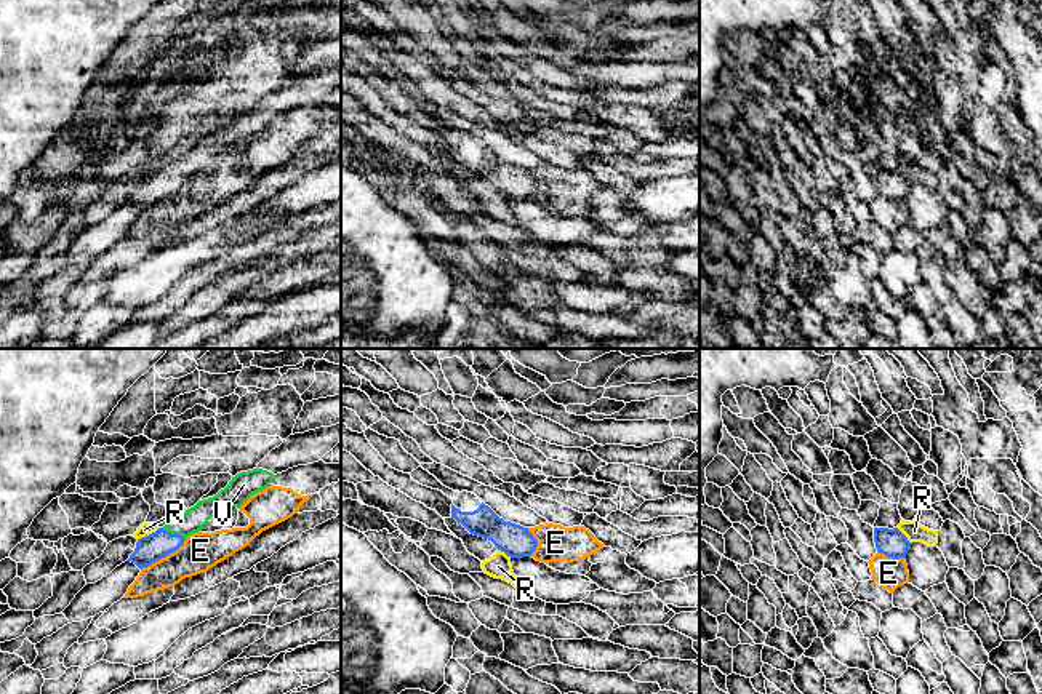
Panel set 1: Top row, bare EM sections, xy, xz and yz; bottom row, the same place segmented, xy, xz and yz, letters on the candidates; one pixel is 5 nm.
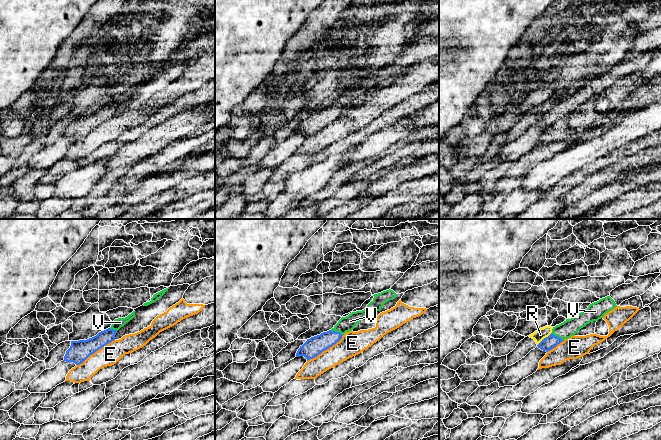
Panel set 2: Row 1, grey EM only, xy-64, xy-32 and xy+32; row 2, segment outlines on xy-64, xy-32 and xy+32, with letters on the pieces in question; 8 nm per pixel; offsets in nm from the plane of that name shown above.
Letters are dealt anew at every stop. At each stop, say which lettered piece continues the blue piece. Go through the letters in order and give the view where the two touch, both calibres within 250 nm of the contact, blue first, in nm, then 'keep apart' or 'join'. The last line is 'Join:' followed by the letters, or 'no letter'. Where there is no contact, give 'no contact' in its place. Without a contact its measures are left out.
E: xy | 140/190 nm | keep apart
R: xy | 140/70 nm | keep apart
V: xy | 140/120 nm | join
Join: V

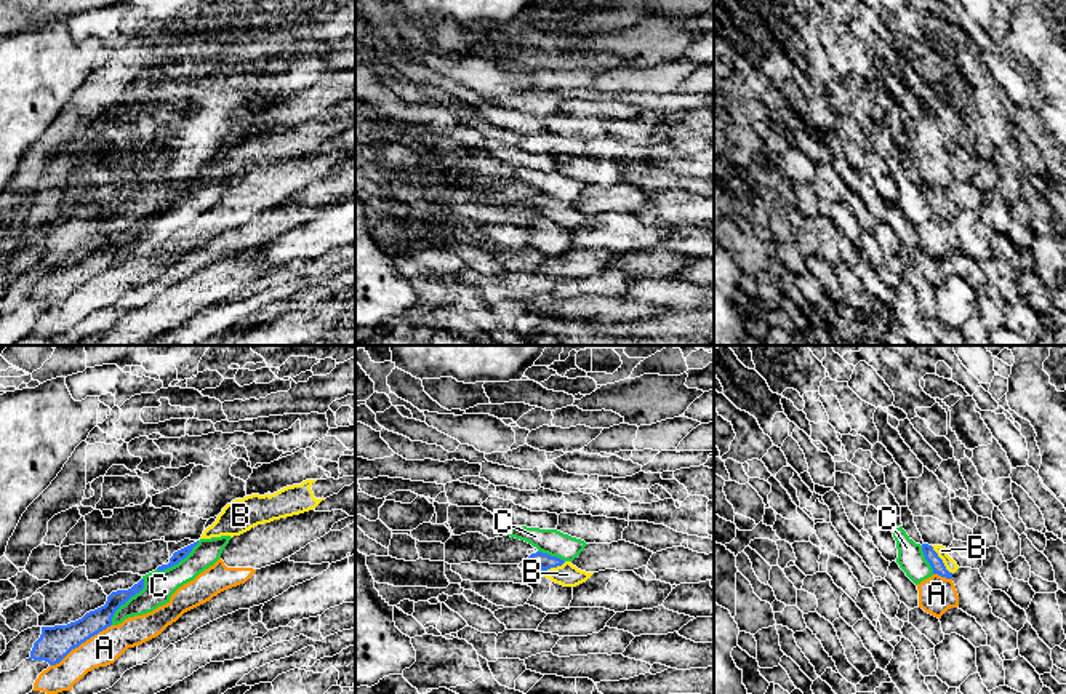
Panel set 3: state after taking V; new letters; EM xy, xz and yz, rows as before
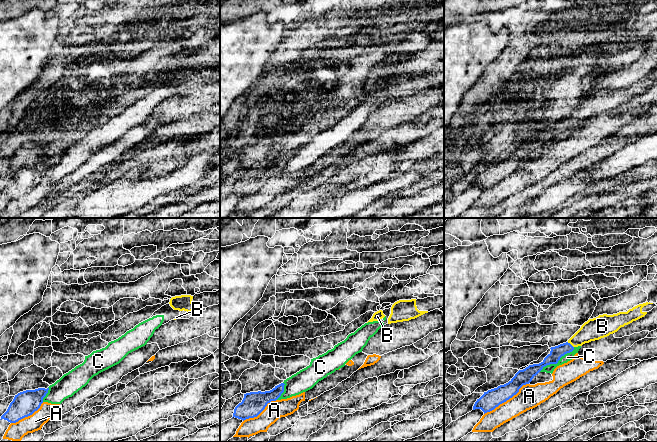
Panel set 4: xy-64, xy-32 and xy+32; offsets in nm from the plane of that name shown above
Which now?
A: xy | 170/160 nm | keep apart
B: yz | 70/60 nm | join
C: xy | 120/160 nm | keep apart
Join: B

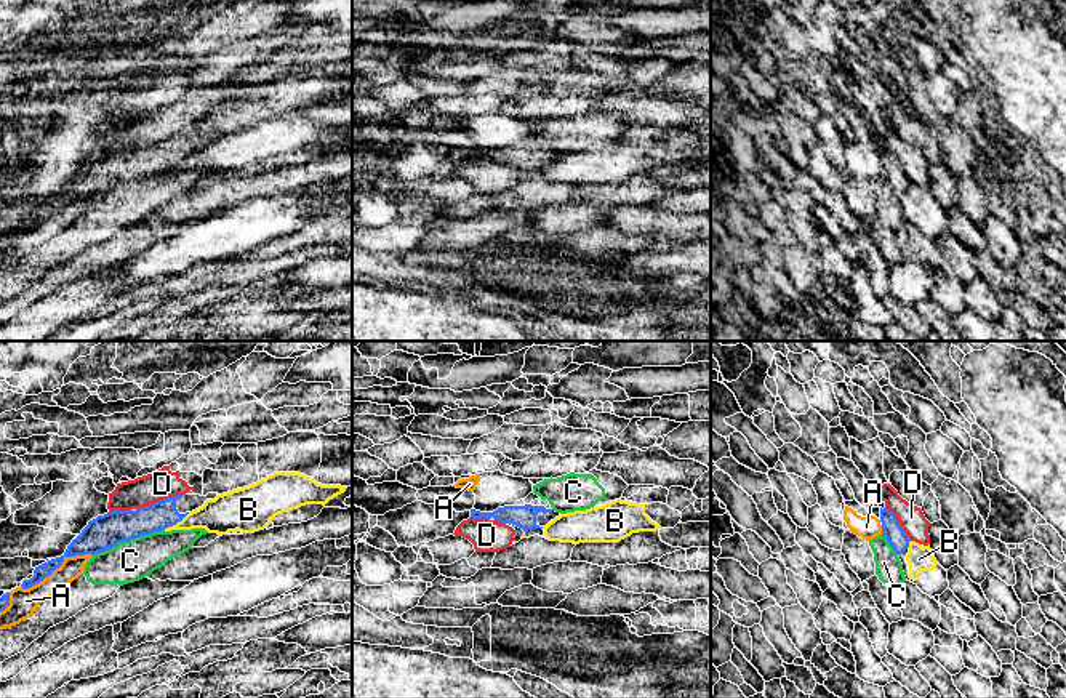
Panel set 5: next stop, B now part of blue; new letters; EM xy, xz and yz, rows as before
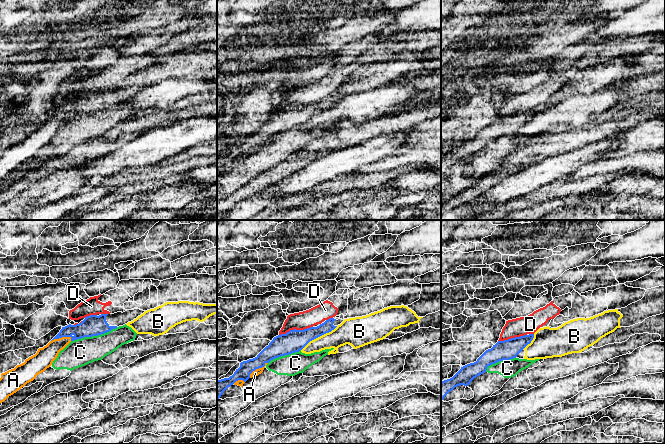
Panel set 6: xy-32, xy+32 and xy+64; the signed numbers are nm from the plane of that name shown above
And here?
A: xy | 150/140 nm | keep apart
B: xy | 150/190 nm | keep apart
C: xy | 170/200 nm | keep apart
D: xy | 160/150 nm | keep apart
Join: no letter

